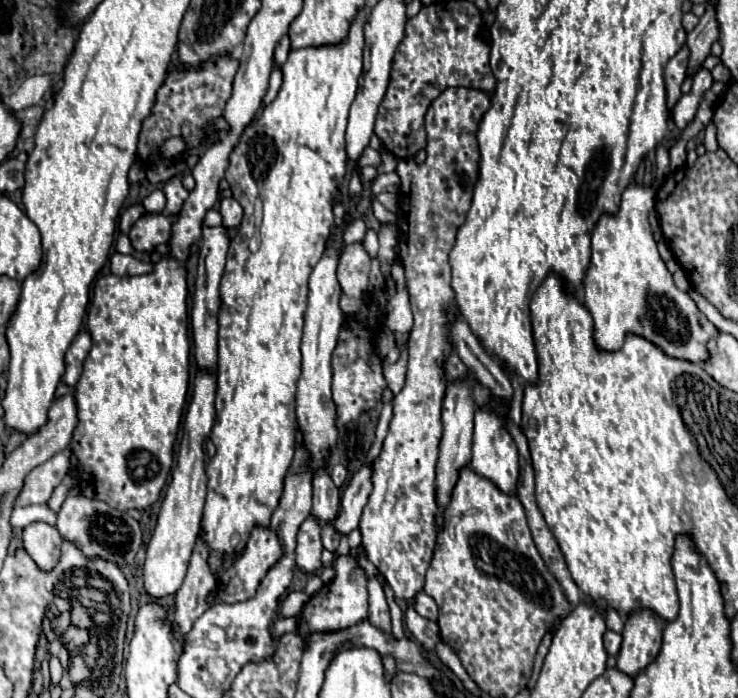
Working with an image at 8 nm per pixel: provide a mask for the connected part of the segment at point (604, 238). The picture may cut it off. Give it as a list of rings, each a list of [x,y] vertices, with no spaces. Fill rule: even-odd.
[[[629,185],[621,197],[619,213],[615,217],[603,215],[593,231],[591,237],[591,265],[585,273],[583,281],[583,303],[587,311],[593,317],[593,337],[595,345],[601,351],[619,351],[623,347],[623,341],[627,335],[639,335],[647,341],[651,341],[655,347],[665,351],[669,357],[687,359],[691,363],[705,363],[711,353],[707,353],[707,341],[711,337],[719,337],[717,327],[699,311],[695,301],[689,297],[689,293],[675,287],[671,273],[667,271],[663,259],[659,257],[651,225],[649,225],[649,213],[655,207],[655,189],[645,189],[643,185]]]

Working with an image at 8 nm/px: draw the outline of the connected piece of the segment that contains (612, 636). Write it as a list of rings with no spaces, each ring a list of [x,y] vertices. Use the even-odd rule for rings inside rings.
[[[609,629],[605,633],[605,649],[607,649],[607,653],[609,655],[617,655],[619,649],[621,649],[621,641],[623,641],[623,637],[619,633],[615,633],[615,631]]]

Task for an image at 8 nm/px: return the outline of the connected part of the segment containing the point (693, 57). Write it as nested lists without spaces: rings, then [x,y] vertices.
[[[707,7],[699,25],[687,35],[687,47],[691,49],[689,65],[687,65],[689,77],[693,77],[701,69],[701,65],[709,57],[711,45],[717,37],[719,37],[719,29],[717,29],[717,19],[715,19],[715,9]]]

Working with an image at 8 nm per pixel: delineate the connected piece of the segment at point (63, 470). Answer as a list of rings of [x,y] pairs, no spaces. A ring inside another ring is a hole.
[[[65,449],[63,453],[57,453],[43,465],[35,467],[27,477],[25,485],[15,501],[15,505],[35,505],[35,503],[47,503],[53,489],[63,481],[71,467],[71,449]]]

